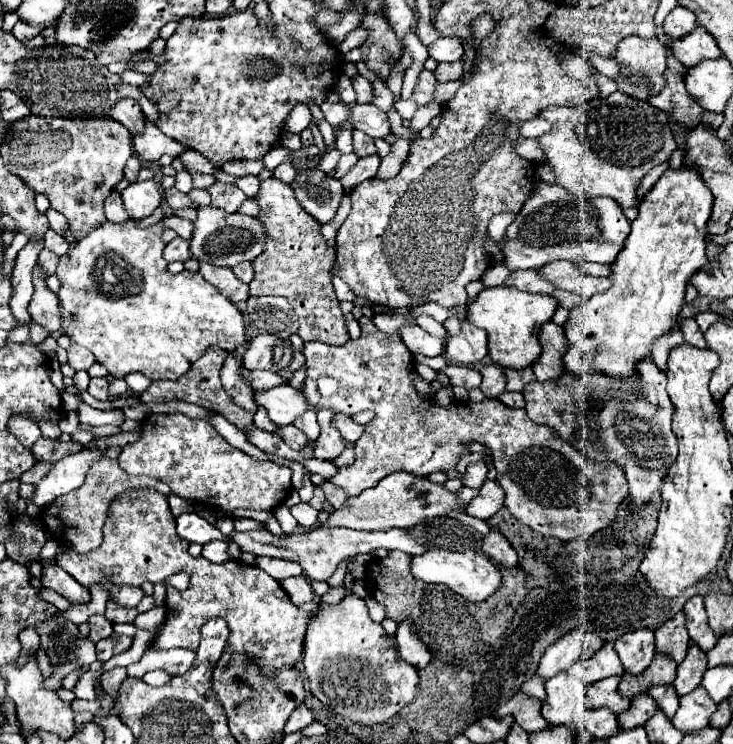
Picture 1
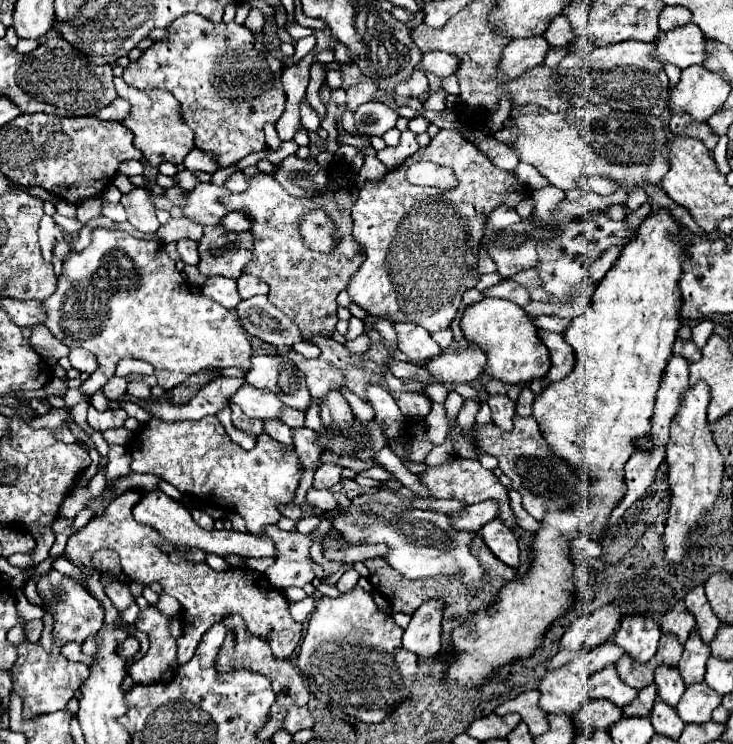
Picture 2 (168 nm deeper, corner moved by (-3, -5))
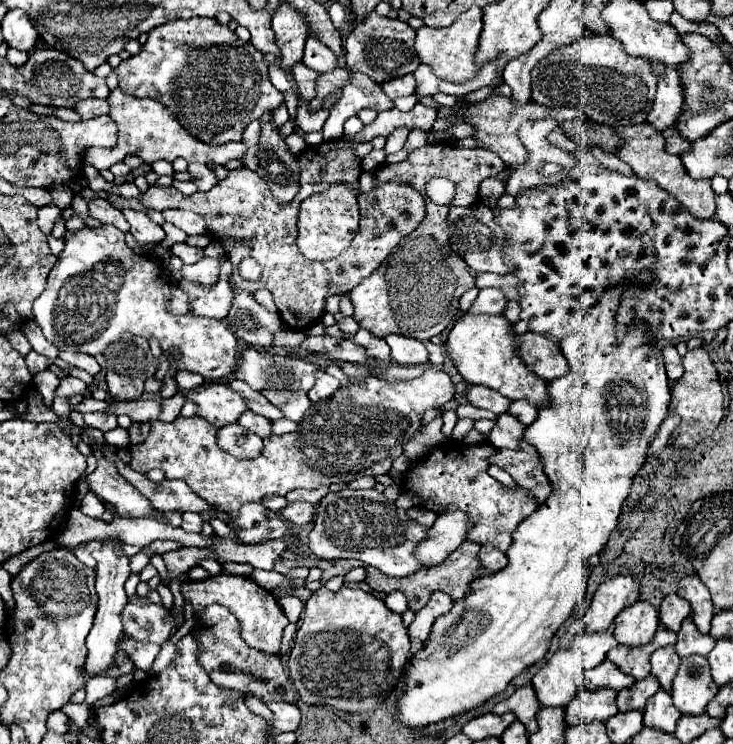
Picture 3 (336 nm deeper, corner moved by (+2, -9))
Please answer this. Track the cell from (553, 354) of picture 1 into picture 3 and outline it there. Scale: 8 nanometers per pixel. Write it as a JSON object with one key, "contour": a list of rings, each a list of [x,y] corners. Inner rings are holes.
{"contour":[[[534,331],[524,335],[516,335],[516,345],[520,347],[520,357],[524,357],[526,365],[542,379],[552,381],[564,377],[568,373],[568,363],[558,347],[558,343],[542,337]]]}

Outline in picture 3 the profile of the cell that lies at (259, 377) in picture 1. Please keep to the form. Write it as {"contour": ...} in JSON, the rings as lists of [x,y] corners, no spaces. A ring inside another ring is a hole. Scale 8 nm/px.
{"contour":[[[132,399],[132,401],[116,401],[110,405],[110,413],[114,415],[128,415],[136,423],[150,423],[158,421],[162,413],[162,405],[156,399]]]}

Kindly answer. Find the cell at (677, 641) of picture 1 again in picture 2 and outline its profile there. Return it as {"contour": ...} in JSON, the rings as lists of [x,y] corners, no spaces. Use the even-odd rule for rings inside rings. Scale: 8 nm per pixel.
{"contour":[[[679,601],[671,611],[667,611],[661,619],[661,631],[663,633],[675,633],[679,637],[679,643],[685,643],[689,633],[695,629],[695,617],[689,613],[683,601]]]}

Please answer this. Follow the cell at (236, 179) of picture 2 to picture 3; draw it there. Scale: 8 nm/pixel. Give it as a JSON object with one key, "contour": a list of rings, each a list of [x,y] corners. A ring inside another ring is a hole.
{"contour":[[[190,163],[188,165],[188,171],[190,171],[192,181],[196,183],[196,187],[200,191],[208,191],[208,189],[212,189],[212,187],[218,185],[216,175],[206,165],[202,165],[202,163]]]}

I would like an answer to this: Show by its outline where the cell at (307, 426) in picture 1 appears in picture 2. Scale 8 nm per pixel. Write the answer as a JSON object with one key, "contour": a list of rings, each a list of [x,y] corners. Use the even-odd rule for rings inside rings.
{"contour":[[[283,407],[279,411],[279,419],[285,425],[289,425],[289,427],[305,427],[305,415],[299,413],[299,411],[295,411],[295,409],[291,409],[291,407]]]}

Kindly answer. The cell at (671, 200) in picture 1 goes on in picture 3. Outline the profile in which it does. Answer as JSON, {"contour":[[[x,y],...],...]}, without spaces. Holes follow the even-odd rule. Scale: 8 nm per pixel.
{"contour":[[[634,273],[630,281],[606,289],[598,299],[598,305],[594,305],[582,319],[578,333],[560,341],[560,349],[568,361],[568,375],[550,381],[548,405],[538,411],[536,421],[524,431],[526,441],[540,453],[544,471],[552,483],[552,495],[514,531],[512,547],[506,551],[510,565],[494,575],[474,579],[466,597],[454,601],[454,607],[436,619],[426,645],[408,663],[408,669],[404,671],[406,691],[398,701],[398,719],[408,727],[424,727],[432,721],[444,721],[480,707],[490,697],[502,693],[516,675],[548,653],[550,639],[584,599],[588,581],[586,563],[592,555],[604,549],[616,527],[620,507],[632,487],[632,477],[644,463],[648,443],[664,421],[670,403],[664,357],[658,345],[650,341],[646,321],[634,321],[634,325],[626,329],[622,343],[618,343],[614,325],[614,313],[618,313],[622,293],[630,289],[630,285],[646,289],[650,281],[654,281],[650,273]]]}

